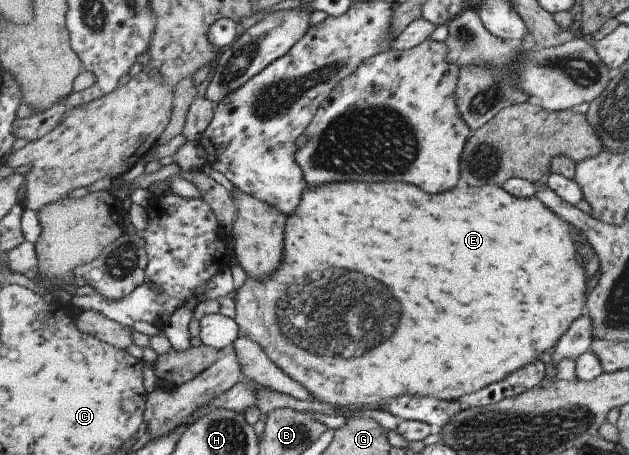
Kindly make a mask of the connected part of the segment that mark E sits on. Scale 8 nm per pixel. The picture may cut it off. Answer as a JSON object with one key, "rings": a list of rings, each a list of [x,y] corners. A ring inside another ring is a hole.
{"rings":[[[342,182],[314,189],[307,186],[307,192],[303,195],[297,214],[288,218],[285,229],[285,261],[282,262],[280,270],[274,272],[270,278],[258,280],[246,276],[244,286],[238,292],[236,322],[240,324],[241,336],[246,336],[262,346],[268,358],[284,374],[324,403],[346,406],[368,404],[372,400],[388,402],[392,398],[401,398],[408,394],[454,401],[460,396],[474,394],[490,384],[502,382],[514,372],[540,361],[544,352],[550,348],[555,349],[558,342],[568,333],[570,326],[584,313],[587,298],[586,283],[589,279],[586,276],[585,260],[579,253],[578,242],[575,241],[575,232],[565,219],[555,214],[538,198],[515,198],[500,186],[482,186],[482,188],[458,186],[446,194],[430,196],[424,190],[418,190],[418,186],[404,182],[386,182],[386,184]],[[386,332],[394,332],[394,334],[386,338]]]}

